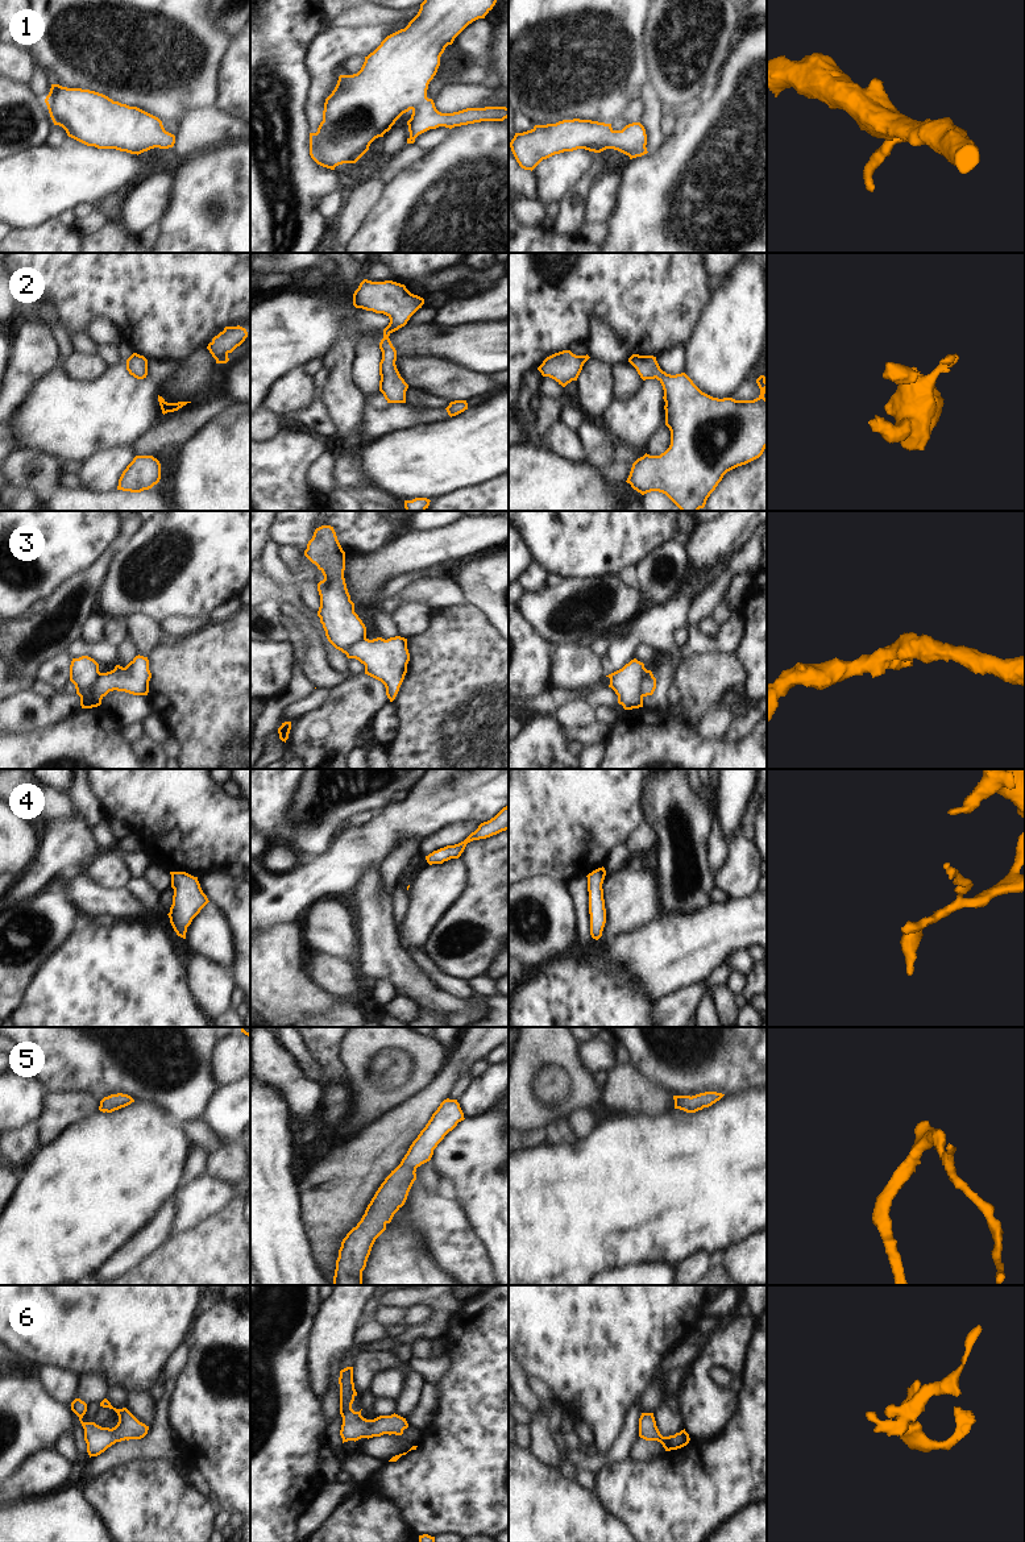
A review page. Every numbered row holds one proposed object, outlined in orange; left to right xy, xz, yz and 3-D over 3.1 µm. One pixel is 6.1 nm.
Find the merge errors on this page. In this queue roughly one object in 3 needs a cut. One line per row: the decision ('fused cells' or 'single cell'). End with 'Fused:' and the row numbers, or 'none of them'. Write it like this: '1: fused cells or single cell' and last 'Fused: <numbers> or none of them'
1: single cell
2: single cell
3: fused cells
4: single cell
5: single cell
6: single cell
Fused: 3

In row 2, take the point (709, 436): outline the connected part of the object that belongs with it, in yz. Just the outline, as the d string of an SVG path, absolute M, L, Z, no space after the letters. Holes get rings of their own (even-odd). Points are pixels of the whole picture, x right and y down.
M632 354L628 362L643 381L656 378L661 383L665 402L665 425L671 431L671 445L660 456L646 453L638 458L632 464L626 482L642 495L651 491L665 494L681 511L698 511L705 507L707 498L727 471L759 458L767 448L765 377L760 375L756 379L760 395L754 400L718 399L702 392L685 373L671 375L663 371L653 356Z

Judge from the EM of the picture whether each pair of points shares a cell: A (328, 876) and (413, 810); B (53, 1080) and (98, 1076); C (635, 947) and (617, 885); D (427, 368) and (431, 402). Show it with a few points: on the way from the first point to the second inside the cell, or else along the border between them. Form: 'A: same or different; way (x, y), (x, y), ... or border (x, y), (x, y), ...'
A: same; way (349, 859), (359, 850), (370, 846), (391, 826)
B: same; way (63, 1076), (87, 1076)
C: different; border (659, 915), (643, 926), (618, 935), (613, 940)
D: different; border (409, 386), (415, 386), (449, 402)

